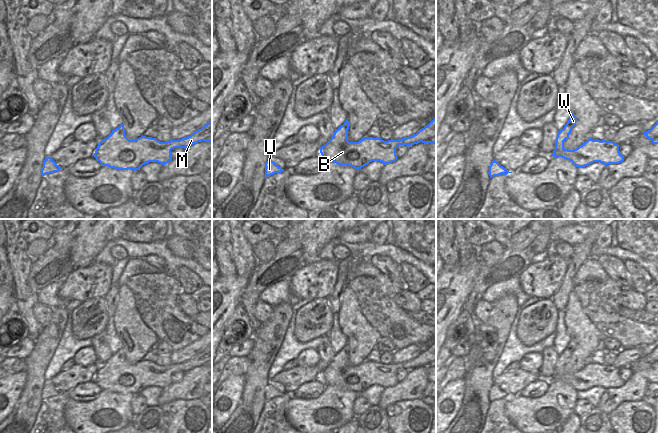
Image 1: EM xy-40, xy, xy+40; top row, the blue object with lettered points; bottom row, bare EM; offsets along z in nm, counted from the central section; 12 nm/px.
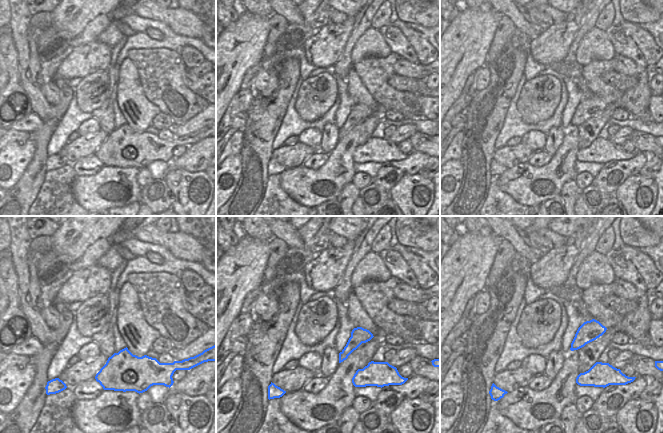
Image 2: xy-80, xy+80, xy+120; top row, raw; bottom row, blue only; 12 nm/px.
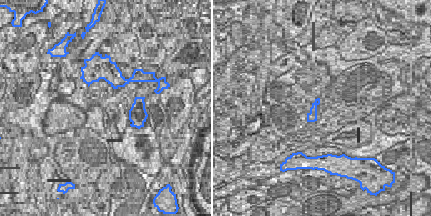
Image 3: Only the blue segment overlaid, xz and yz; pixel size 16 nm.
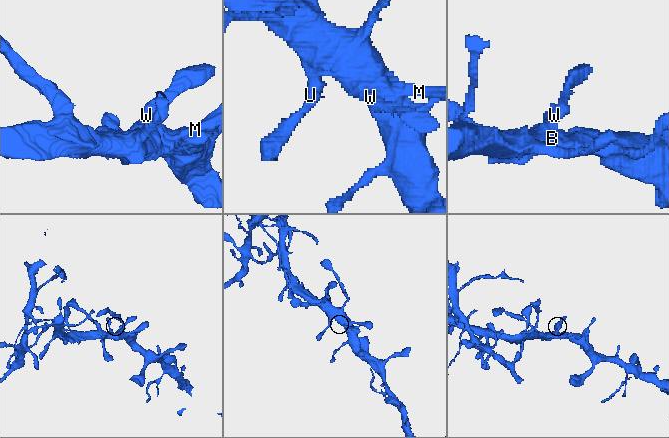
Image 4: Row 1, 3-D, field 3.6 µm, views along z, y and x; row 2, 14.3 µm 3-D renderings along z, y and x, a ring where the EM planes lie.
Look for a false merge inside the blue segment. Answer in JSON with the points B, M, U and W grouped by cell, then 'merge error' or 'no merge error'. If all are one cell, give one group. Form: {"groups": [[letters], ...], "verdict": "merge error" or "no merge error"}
{"groups": [["B", "M", "U", "W"]], "verdict": "no merge error"}

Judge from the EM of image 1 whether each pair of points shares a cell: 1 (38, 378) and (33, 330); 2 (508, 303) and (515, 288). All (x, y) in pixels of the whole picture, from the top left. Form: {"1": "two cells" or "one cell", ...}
{"1": "two cells", "2": "two cells"}

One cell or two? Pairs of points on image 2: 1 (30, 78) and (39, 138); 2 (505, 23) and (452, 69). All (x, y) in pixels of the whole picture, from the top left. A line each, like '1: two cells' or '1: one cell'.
1: two cells
2: two cells

